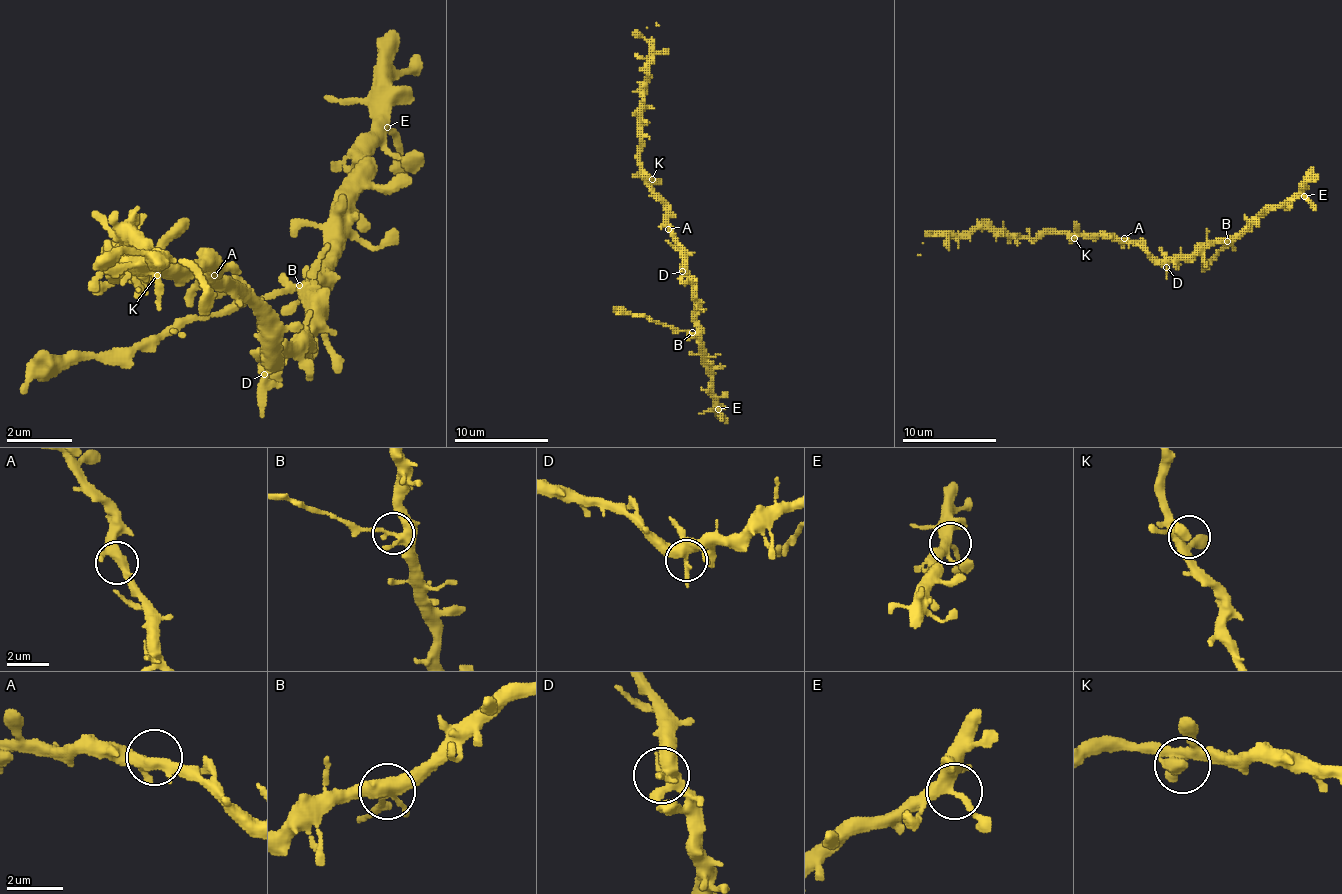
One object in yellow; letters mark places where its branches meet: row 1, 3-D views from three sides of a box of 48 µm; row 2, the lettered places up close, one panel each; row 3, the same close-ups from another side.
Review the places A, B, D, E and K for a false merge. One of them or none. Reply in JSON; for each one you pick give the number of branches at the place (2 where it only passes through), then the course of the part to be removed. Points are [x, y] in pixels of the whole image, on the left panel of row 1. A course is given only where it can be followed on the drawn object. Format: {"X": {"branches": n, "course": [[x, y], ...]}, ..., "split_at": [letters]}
{"B": {"branches": 5, "course": [[297, 283], [231, 300], [132, 349], [58, 358], [25, 391]]}, "split_at": ["B"]}

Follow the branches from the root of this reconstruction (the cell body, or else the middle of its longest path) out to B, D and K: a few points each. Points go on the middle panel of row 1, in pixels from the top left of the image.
B: (671, 226), (671, 236), (680, 248), (685, 274), (692, 286), (697, 321), (697, 331), (692, 333)
D: (671, 226), (671, 236), (680, 248), (682, 271)
K: (671, 226), (668, 208), (652, 189), (652, 179)

